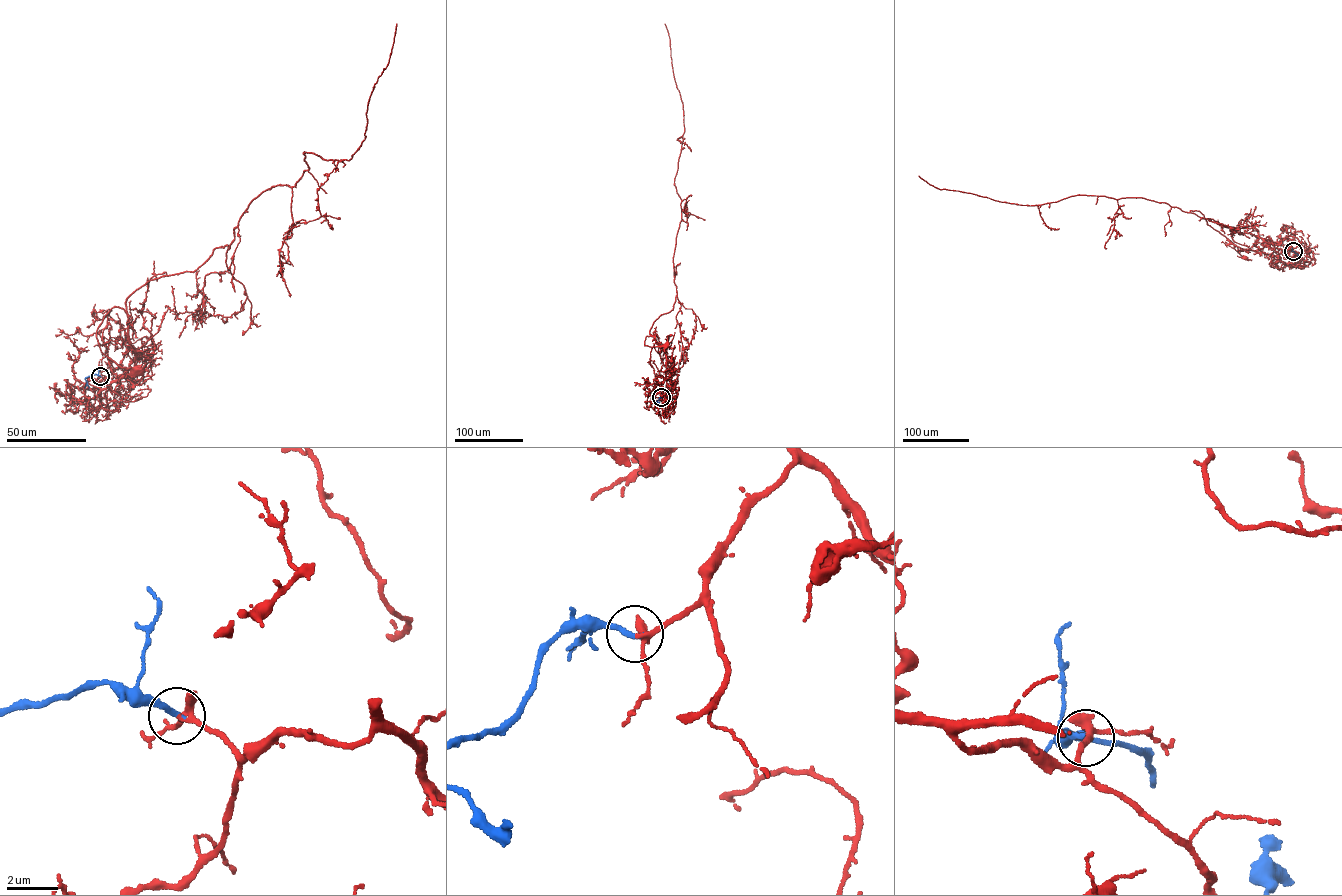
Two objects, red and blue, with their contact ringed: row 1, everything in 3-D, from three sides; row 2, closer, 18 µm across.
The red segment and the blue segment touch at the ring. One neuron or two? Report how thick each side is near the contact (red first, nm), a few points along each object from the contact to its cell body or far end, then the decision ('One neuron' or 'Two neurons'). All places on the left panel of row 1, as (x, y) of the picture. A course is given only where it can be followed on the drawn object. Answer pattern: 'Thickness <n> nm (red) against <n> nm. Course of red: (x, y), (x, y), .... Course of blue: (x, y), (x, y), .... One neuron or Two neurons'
Thickness 140 nm (red) against 220 nm. Course of red: (100, 376), (119, 375), (116, 381), (135, 358), (126, 313), (115, 307), (97, 330), (98, 345), (138, 370). Course of blue: (100, 376), (85, 378), (88, 390). One neuron

